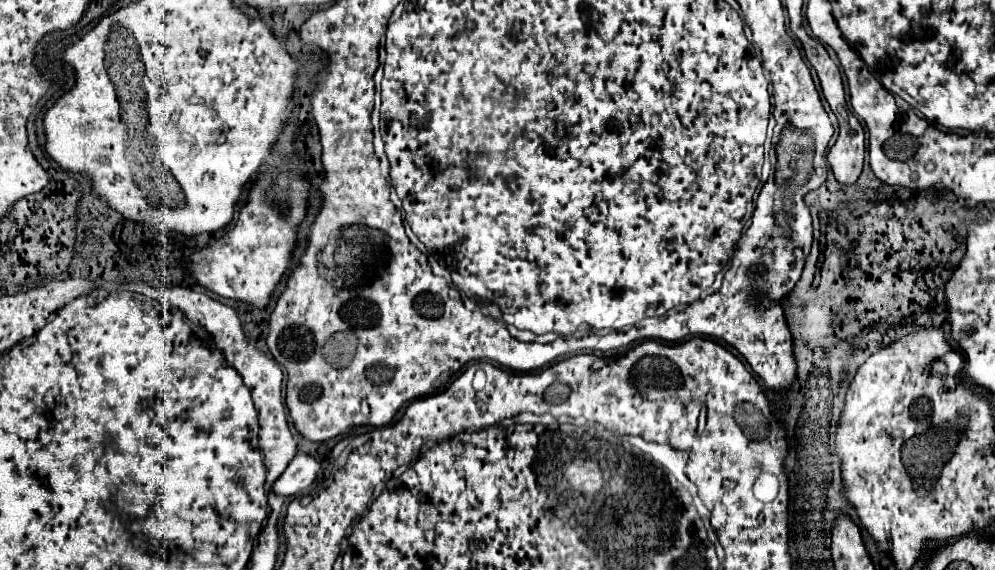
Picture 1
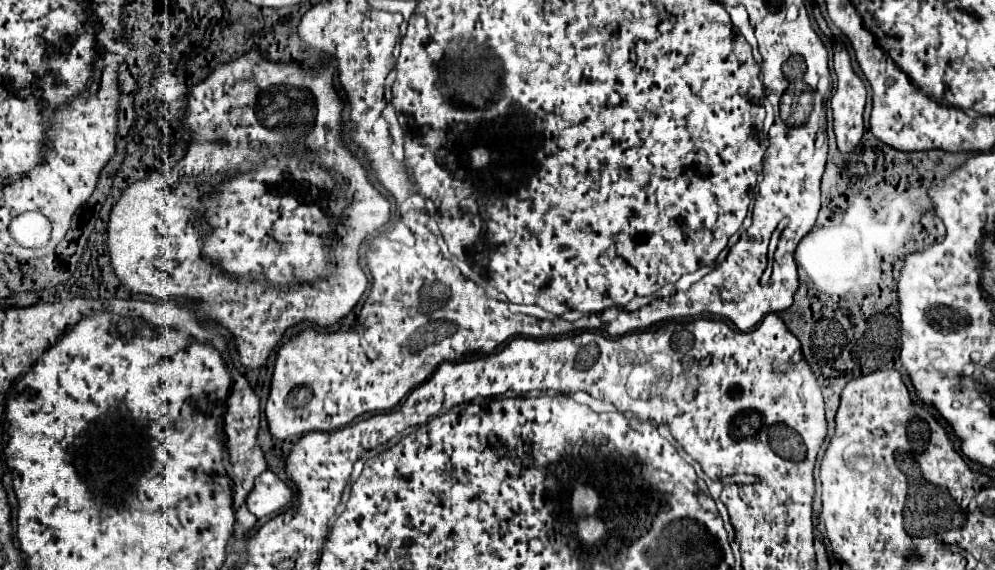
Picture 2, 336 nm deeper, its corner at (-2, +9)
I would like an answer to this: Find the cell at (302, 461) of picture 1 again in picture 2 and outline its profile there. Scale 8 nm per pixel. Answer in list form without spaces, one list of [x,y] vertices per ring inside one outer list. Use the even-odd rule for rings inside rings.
[[[264,471],[262,475],[258,475],[254,489],[246,499],[246,505],[250,513],[256,515],[256,519],[262,519],[280,511],[280,507],[284,507],[290,499],[292,489],[288,487],[288,483],[278,479],[278,475],[274,475],[272,471]]]

